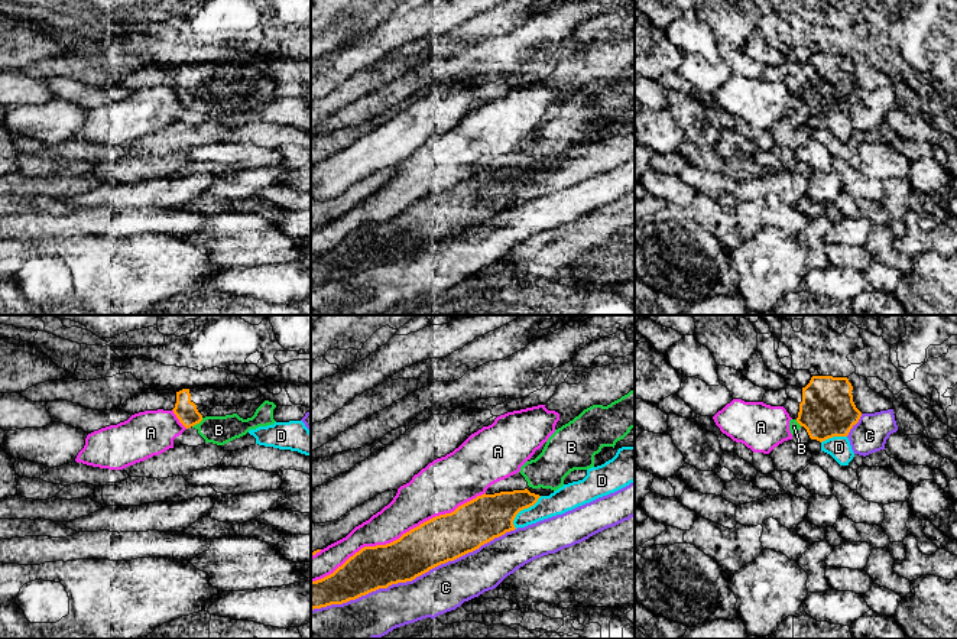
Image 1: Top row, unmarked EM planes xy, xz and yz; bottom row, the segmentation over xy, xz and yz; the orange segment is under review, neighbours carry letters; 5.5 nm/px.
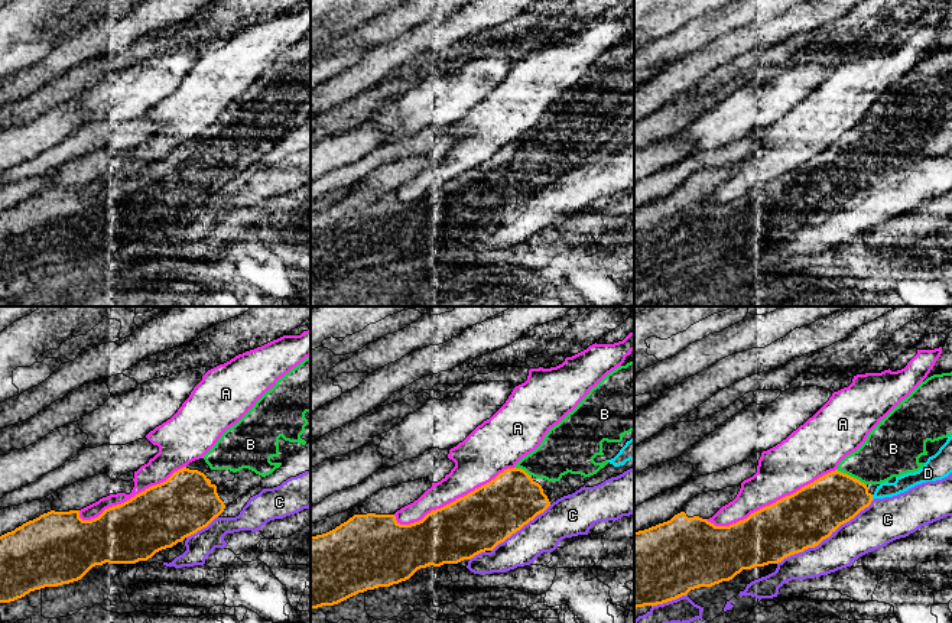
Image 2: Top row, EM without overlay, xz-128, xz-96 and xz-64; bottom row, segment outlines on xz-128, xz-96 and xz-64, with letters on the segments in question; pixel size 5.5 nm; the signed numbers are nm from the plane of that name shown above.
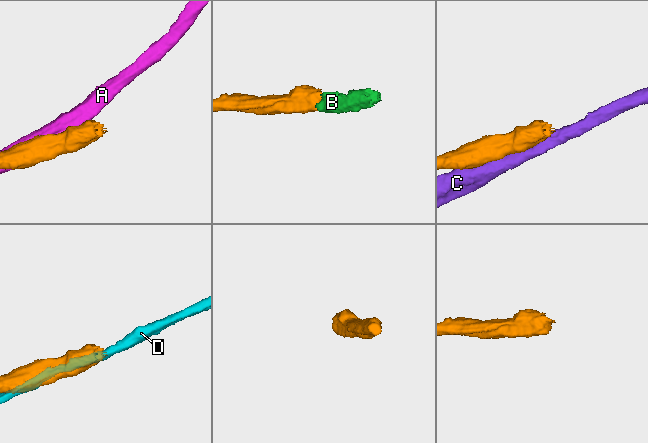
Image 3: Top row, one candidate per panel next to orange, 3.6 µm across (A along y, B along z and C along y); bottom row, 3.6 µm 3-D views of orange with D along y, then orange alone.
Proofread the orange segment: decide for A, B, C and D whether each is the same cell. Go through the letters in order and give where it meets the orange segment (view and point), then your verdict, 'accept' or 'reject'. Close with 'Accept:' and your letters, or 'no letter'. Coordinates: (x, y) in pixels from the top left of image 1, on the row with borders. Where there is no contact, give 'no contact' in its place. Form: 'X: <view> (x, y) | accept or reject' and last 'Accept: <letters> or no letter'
A: xz (399, 538) | reject
B: xy (197, 422) | accept
C: xz (412, 579) | reject
D: xz (522, 509) | reject
Accept: B

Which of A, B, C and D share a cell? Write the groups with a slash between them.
A / B / C / D

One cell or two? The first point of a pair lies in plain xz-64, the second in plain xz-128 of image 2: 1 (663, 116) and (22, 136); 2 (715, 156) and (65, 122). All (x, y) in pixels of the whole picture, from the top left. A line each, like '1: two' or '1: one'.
1: two
2: two

